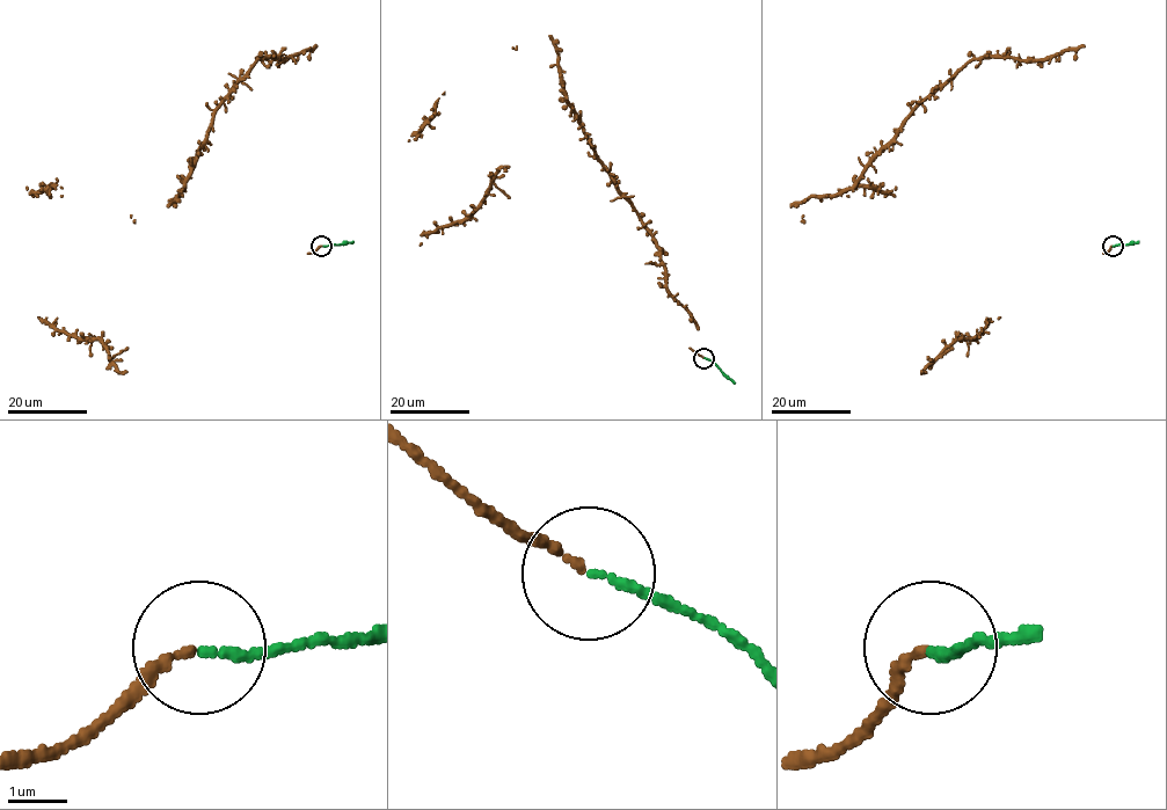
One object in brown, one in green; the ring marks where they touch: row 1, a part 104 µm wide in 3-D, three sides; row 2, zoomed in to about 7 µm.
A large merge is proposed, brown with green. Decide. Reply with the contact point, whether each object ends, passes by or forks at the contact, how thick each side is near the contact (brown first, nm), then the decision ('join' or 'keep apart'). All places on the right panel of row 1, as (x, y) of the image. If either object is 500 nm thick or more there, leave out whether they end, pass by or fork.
place (1113, 246); brown ends; green ends; calibres 140 and 130 nm; join

